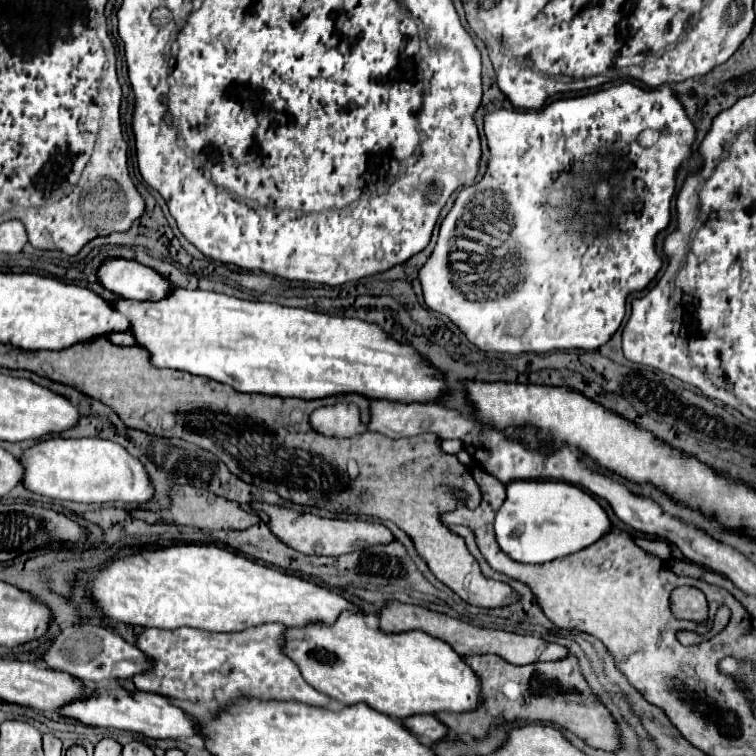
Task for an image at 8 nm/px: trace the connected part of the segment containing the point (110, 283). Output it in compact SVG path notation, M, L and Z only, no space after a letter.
M122 258L106 260L98 270L98 282L122 298L140 302L162 300L174 290L166 276L136 260Z

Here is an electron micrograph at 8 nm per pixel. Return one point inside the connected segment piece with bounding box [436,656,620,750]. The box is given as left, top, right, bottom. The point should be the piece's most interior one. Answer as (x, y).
(556, 692)

